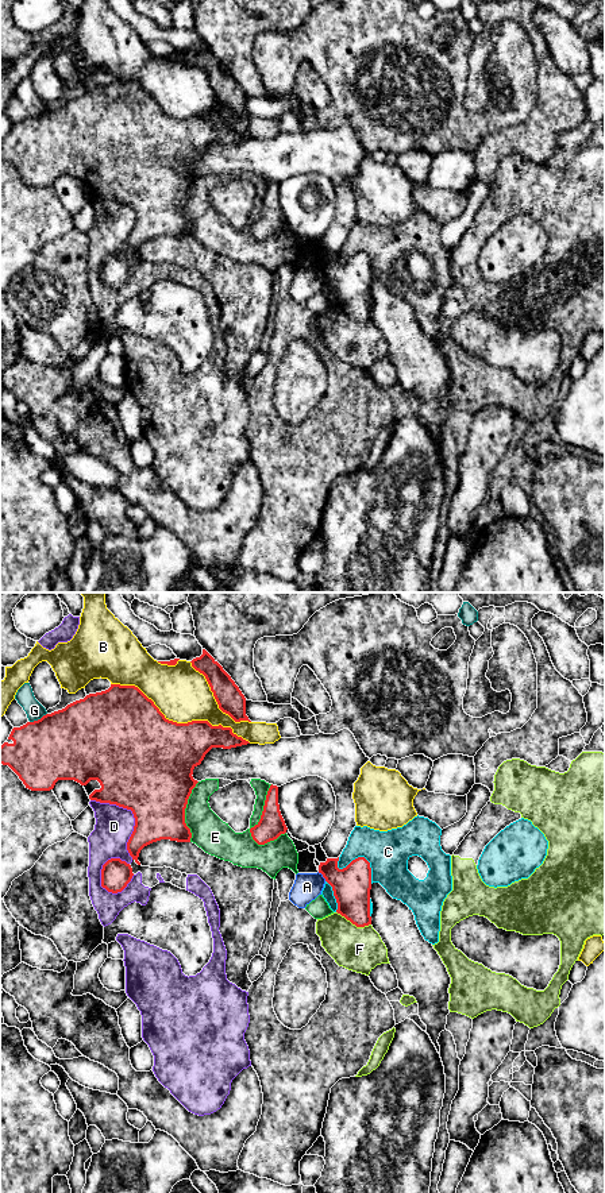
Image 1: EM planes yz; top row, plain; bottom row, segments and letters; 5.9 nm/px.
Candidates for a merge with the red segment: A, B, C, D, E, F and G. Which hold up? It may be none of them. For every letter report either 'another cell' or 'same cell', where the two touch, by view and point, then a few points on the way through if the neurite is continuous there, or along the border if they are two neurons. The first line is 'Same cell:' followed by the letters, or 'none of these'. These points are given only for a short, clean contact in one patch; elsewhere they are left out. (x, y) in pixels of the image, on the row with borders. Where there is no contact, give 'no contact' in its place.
Same cell: none of these
A: another cell | yz (323, 876) | along yz (318, 872), (326, 880)
B: another cell | yz (180, 724)
C: another cell | yz (359, 857)
D: another cell | yz (134, 815)
E: another cell | yz (261, 815)
F: another cell | yz (354, 923) | along yz (336, 911), (357, 926), (370, 925)
G: another cell | yz (38, 719)

